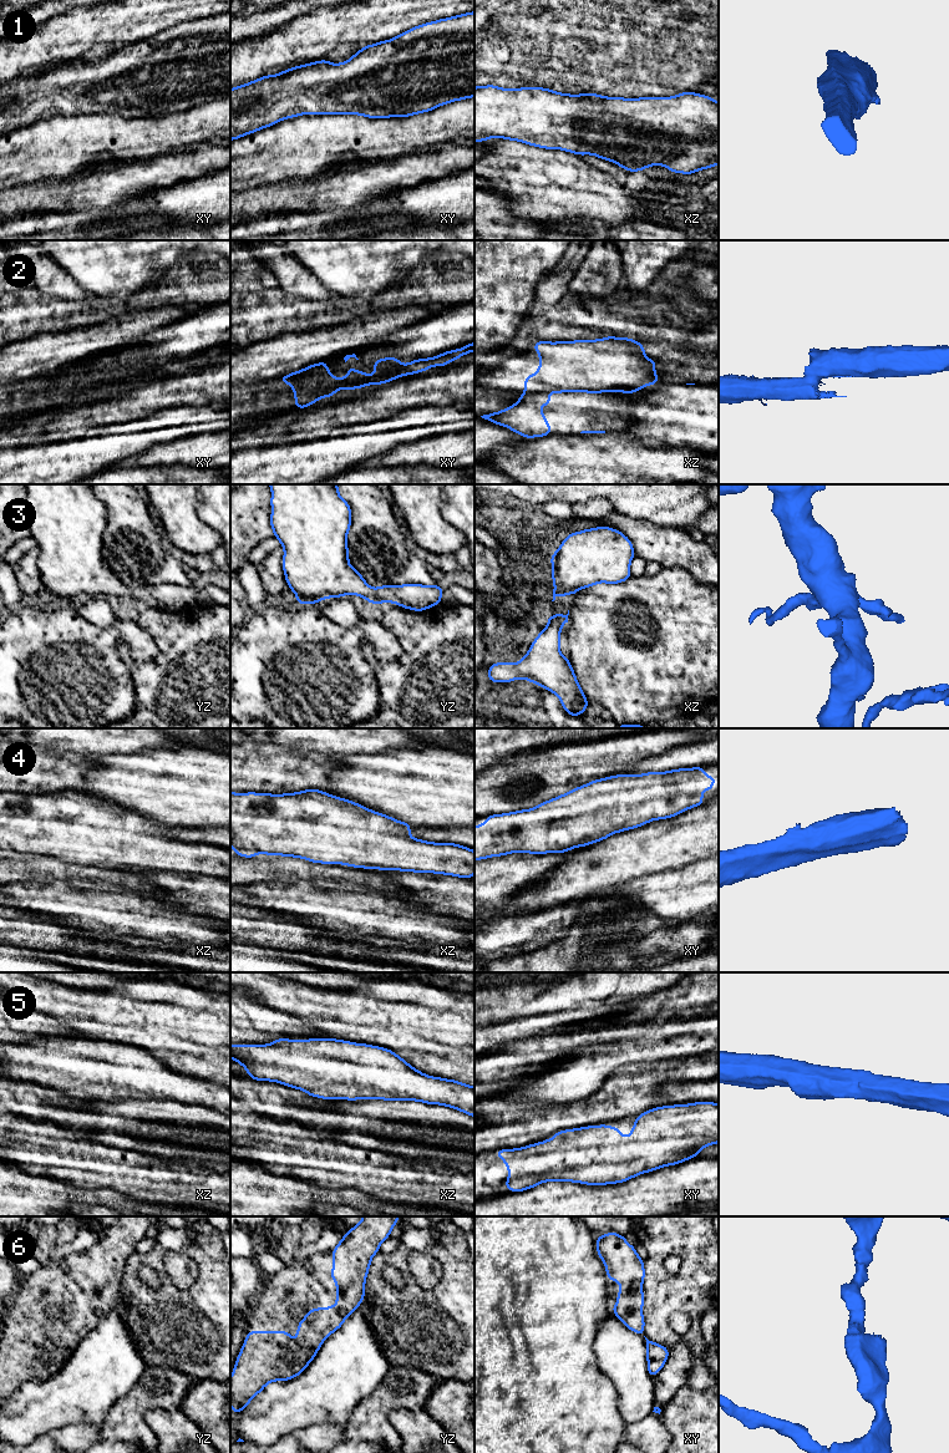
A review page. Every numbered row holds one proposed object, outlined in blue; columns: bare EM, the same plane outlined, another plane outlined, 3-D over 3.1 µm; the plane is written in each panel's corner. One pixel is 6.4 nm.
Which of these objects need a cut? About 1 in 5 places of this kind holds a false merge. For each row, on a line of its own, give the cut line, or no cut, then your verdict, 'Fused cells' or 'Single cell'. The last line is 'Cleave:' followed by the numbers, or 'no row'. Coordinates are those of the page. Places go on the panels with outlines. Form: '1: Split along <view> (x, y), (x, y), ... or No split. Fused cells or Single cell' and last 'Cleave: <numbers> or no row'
1: No split. Single cell
2: Split along xy (368, 379), (340, 384), (331, 384), (329, 381). Fused cells
3: No split. Single cell
4: No split. Single cell
5: No split. Single cell
6: No split. Single cell
Cleave: 2

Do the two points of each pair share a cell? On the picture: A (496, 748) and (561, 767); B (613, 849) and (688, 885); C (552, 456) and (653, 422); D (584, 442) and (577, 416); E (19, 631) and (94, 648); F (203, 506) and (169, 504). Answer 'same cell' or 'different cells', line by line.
A: different cells
B: different cells
C: different cells
D: different cells
E: same cell
F: different cells

